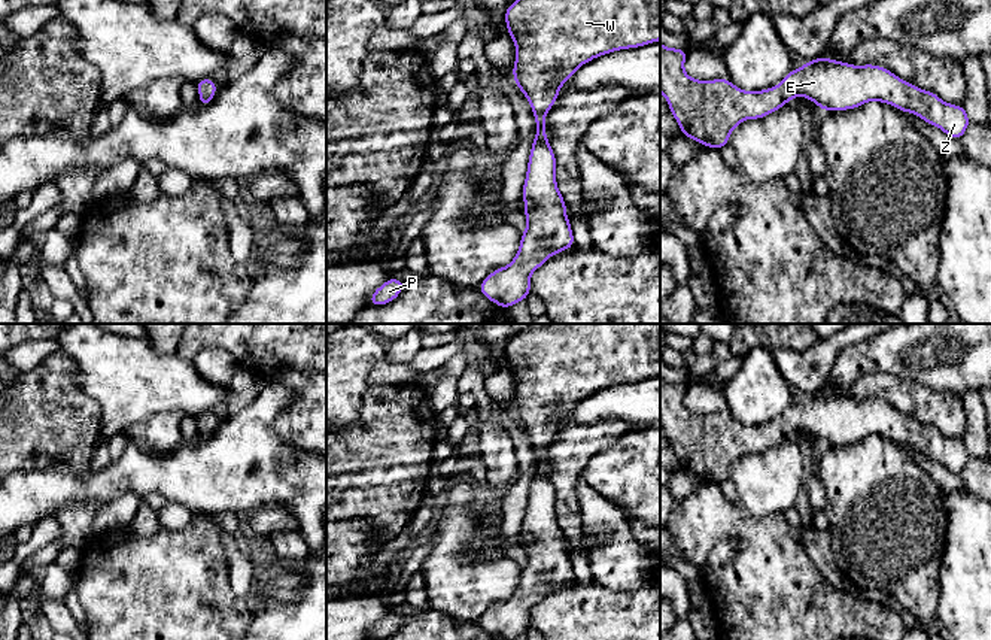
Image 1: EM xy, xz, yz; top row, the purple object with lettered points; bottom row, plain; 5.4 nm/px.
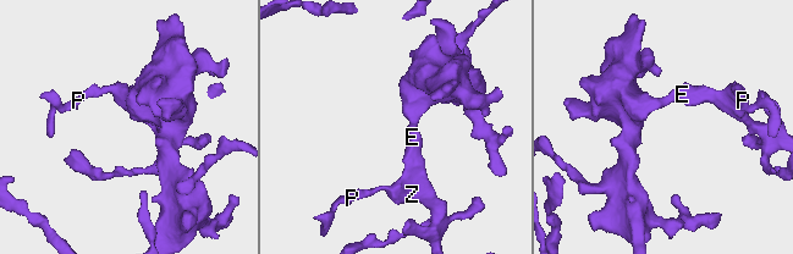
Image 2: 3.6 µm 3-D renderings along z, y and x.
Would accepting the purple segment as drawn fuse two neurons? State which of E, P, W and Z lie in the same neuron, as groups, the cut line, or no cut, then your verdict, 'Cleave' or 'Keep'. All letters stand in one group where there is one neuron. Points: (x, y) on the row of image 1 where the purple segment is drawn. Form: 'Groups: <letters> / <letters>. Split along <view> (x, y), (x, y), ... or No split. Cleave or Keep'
Groups: E P W Z. No split. Keep

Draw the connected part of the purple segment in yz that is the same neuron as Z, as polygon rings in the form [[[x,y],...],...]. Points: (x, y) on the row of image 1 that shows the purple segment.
[[[660,43],[660,91],[681,128],[681,134],[718,151],[729,145],[729,134],[744,119],[764,118],[797,95],[812,100],[821,110],[849,110],[870,100],[878,100],[893,104],[902,113],[915,113],[955,140],[963,137],[970,124],[964,106],[949,104],[940,100],[937,94],[919,90],[911,82],[902,81],[888,69],[875,64],[852,66],[820,55],[814,61],[803,63],[797,70],[791,69],[778,87],[763,91],[742,91],[729,78],[697,81],[687,76],[684,72],[686,55],[684,48],[672,49]]]

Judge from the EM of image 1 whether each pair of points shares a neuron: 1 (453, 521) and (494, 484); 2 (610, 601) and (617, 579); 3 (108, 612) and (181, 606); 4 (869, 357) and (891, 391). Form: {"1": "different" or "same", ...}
{"1": "different", "2": "different", "3": "same", "4": "different"}

